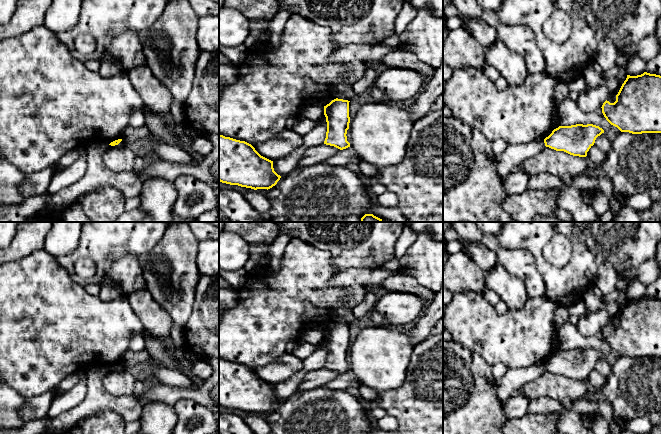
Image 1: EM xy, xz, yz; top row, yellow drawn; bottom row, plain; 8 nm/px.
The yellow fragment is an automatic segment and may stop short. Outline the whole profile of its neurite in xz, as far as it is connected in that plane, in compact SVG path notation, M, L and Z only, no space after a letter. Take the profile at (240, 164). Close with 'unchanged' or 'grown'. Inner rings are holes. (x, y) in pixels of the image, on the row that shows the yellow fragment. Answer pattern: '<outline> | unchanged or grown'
M219 134L220 182L268 190L280 178L274 171L273 161L261 156L251 144Z | unchanged

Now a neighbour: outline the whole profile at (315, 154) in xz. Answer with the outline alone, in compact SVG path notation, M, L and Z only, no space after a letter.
M324 143L317 146L312 146L305 151L304 155L298 162L298 166L315 165L327 160L329 157L337 154L339 151L340 149Z

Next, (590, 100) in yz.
M601 85L583 91L576 102L581 111L584 113L591 113L602 107L603 103L607 100L607 97L608 89L606 86Z

